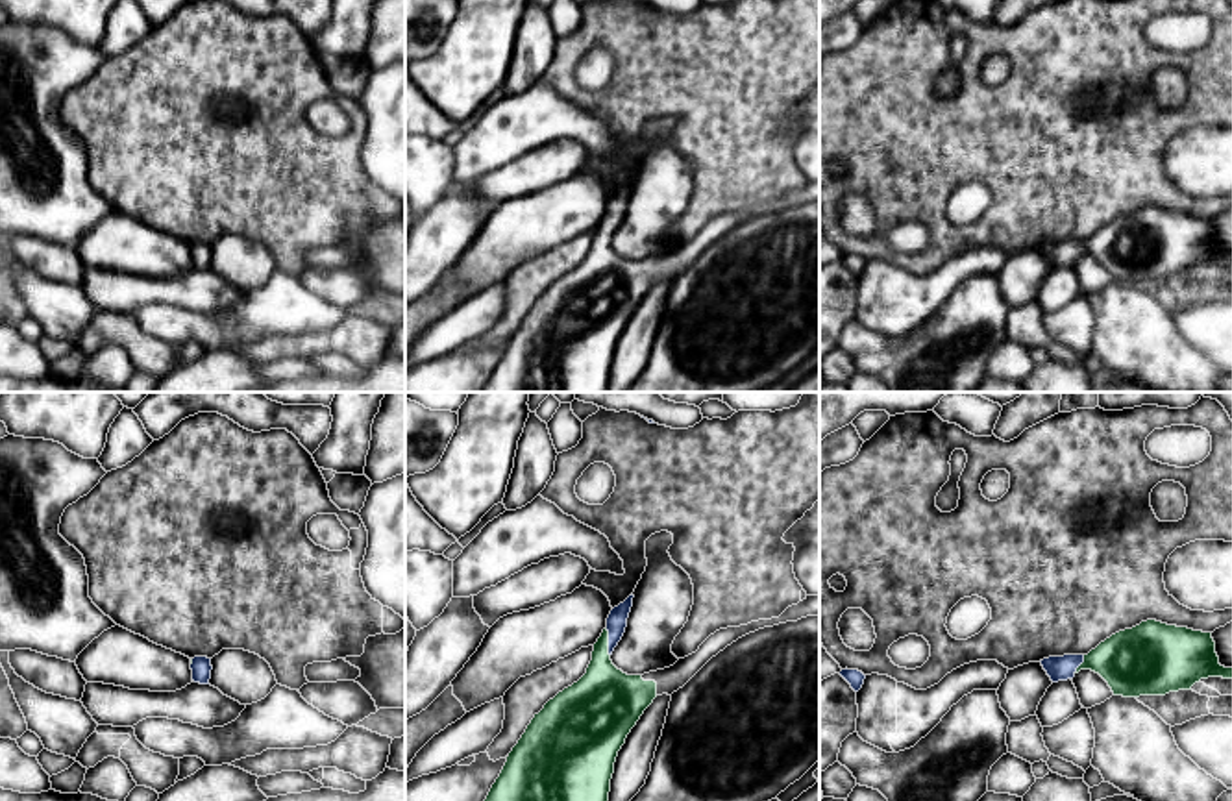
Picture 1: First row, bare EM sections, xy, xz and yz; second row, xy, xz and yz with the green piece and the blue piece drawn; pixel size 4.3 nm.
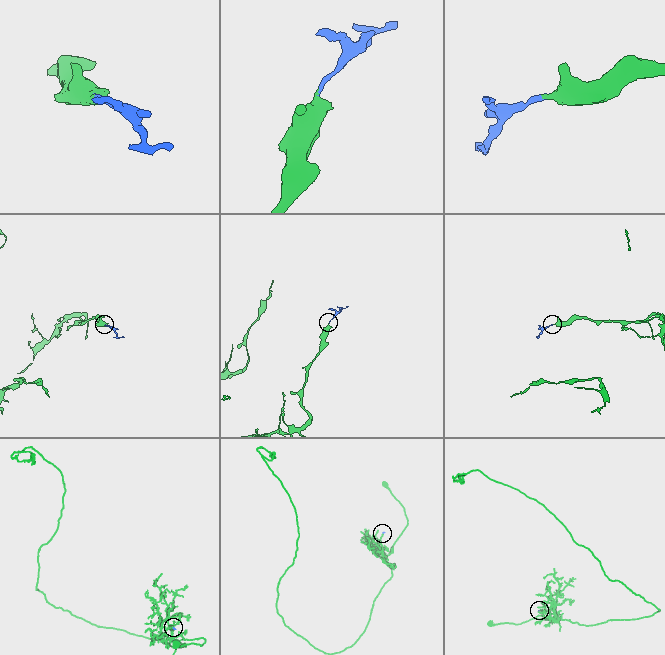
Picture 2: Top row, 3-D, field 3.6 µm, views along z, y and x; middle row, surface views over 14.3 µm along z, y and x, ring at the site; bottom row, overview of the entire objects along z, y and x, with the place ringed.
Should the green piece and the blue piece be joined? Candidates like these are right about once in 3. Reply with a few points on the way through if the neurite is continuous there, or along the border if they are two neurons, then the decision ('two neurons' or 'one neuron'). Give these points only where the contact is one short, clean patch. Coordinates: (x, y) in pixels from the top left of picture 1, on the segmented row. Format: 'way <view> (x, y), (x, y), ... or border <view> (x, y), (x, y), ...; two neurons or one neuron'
way xz (605, 700), (607, 642), (616, 622); one neuron

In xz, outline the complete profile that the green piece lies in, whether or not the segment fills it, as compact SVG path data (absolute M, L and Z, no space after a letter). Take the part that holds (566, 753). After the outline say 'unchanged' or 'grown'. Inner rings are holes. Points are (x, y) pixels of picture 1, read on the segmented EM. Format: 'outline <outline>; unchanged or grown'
outline M631 594L610 610L607 627L594 644L586 673L572 686L559 692L535 714L525 733L509 753L485 801L609 801L618 751L657 696L671 696L683 688L712 657L749 633L797 622L807 616L819 616L819 596L807 596L797 605L788 607L779 618L716 631L696 653L679 659L670 668L644 675L627 675L612 664L610 655L625 633L633 598Z; grown

